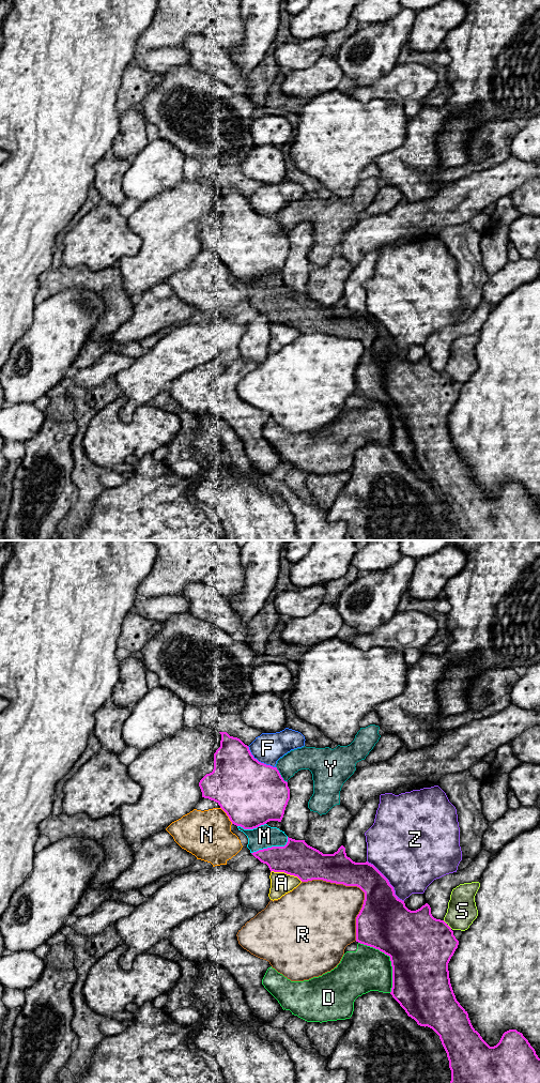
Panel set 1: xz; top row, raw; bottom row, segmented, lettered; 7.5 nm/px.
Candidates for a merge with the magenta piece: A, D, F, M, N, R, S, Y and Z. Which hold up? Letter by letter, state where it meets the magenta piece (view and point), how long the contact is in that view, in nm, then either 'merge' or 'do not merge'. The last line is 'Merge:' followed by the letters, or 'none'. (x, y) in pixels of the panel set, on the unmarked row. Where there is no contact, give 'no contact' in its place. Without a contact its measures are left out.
A: xz (287, 325) | 260 nm | do not merge
D: xz (390, 411) | 460 nm | do not merge
F: xz (258, 213) | 280 nm | do not merge
M: xz (272, 299) | 300 nm | merge
N: xz (227, 267) | 160 nm | do not merge
R: xz (356, 337) | 600 nm | do not merge
S: xz (447, 377) | 90 nm | do not merge
Y: xz (280, 227) | 150 nm | do not merge
Z: xz (387, 333) | 420 nm | do not merge
Merge: M

